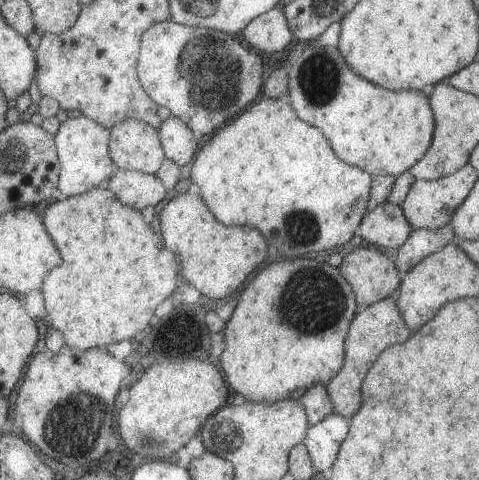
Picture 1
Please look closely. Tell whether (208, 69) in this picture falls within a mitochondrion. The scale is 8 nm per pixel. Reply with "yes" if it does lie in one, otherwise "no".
yes

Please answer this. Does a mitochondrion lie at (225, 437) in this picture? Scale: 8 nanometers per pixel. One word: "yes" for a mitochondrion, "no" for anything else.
yes

